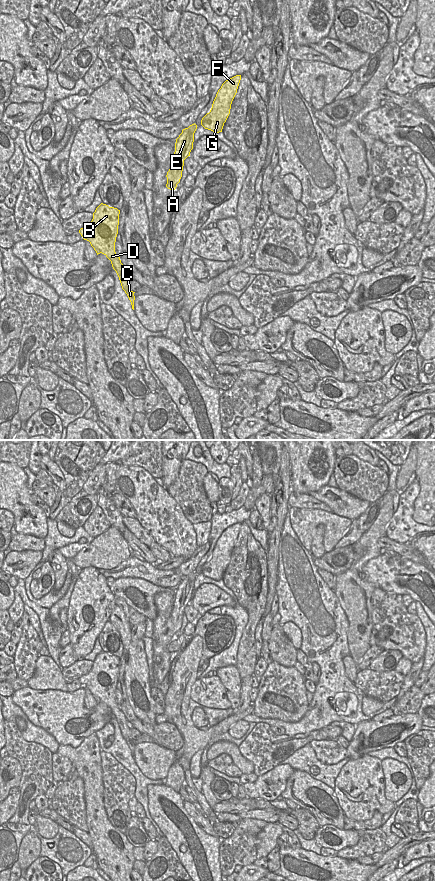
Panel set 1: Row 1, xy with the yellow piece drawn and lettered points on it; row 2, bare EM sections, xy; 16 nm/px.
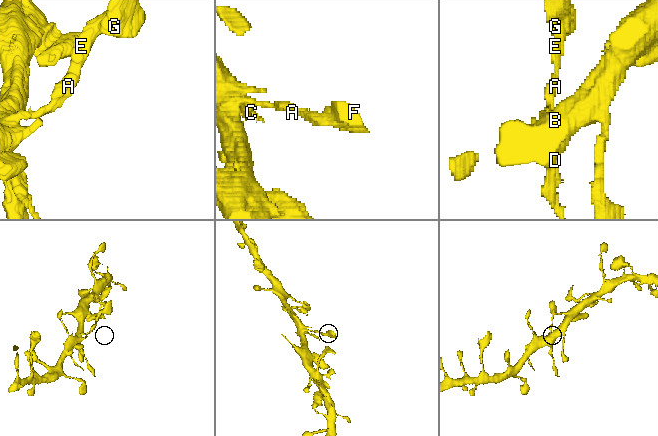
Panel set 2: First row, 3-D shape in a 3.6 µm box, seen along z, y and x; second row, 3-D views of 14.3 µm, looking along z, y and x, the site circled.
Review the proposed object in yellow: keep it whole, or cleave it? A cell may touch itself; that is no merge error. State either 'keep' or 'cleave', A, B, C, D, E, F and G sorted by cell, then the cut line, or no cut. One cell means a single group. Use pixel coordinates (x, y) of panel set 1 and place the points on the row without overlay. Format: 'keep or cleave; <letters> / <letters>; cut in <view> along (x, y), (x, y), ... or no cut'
keep; A B C D E F G; no cut

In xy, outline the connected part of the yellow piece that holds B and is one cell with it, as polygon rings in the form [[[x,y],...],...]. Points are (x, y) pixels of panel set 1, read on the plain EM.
[[[101,651],[93,661],[91,671],[81,676],[79,681],[84,688],[90,690],[97,703],[102,701],[111,709],[112,715],[119,725],[122,737],[127,742],[134,758],[135,740],[131,738],[130,725],[121,711],[120,705],[115,700],[119,662],[120,658],[117,656]]]

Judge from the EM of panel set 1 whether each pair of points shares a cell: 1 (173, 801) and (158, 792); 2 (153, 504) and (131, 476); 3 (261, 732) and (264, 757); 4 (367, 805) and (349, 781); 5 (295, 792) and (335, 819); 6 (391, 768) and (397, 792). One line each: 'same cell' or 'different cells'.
1: same cell
2: same cell
3: same cell
4: same cell
5: same cell
6: same cell

